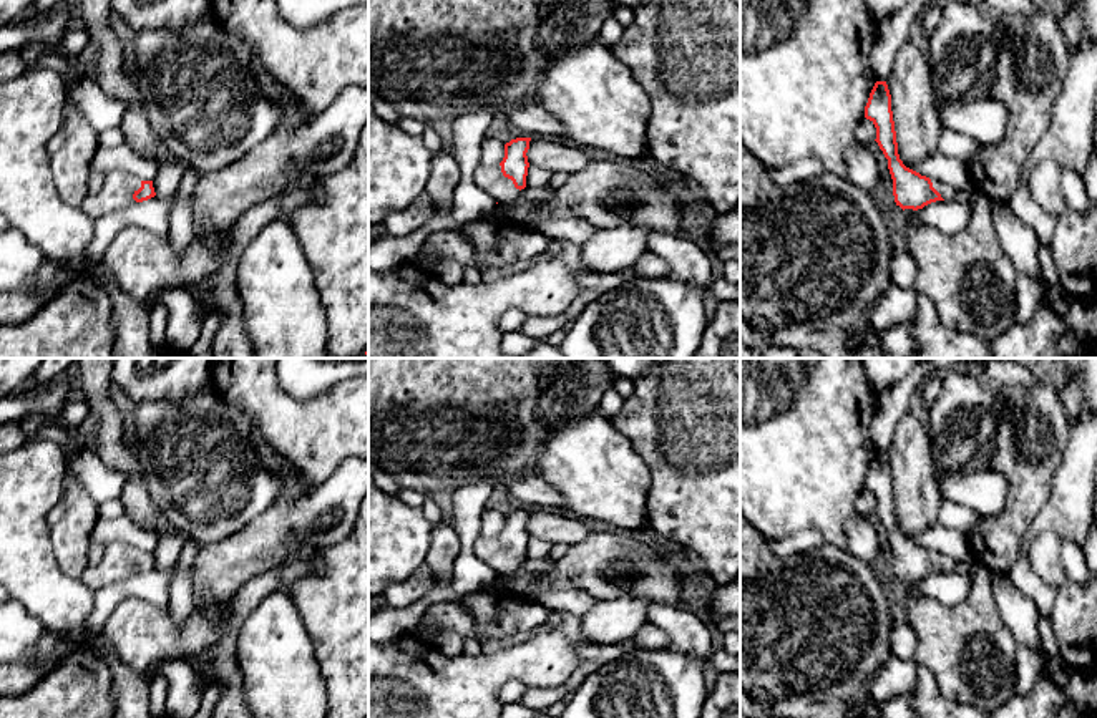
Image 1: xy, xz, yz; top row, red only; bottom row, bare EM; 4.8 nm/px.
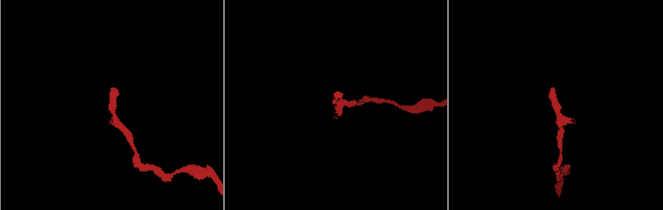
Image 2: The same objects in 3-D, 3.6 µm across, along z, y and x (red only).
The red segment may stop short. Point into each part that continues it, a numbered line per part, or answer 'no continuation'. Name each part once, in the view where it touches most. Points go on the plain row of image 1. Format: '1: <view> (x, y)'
1: xz (490, 551)

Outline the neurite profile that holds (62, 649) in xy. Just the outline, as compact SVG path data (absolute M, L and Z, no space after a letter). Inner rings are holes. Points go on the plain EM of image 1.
M66 637L53 647L53 650L45 660L35 662L32 663L32 667L41 678L50 670L53 670L70 652L73 652L78 647L78 643L80 643L78 638Z

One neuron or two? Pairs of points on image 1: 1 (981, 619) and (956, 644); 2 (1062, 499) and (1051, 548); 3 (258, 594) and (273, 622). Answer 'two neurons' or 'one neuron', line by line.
1: one neuron
2: two neurons
3: two neurons

